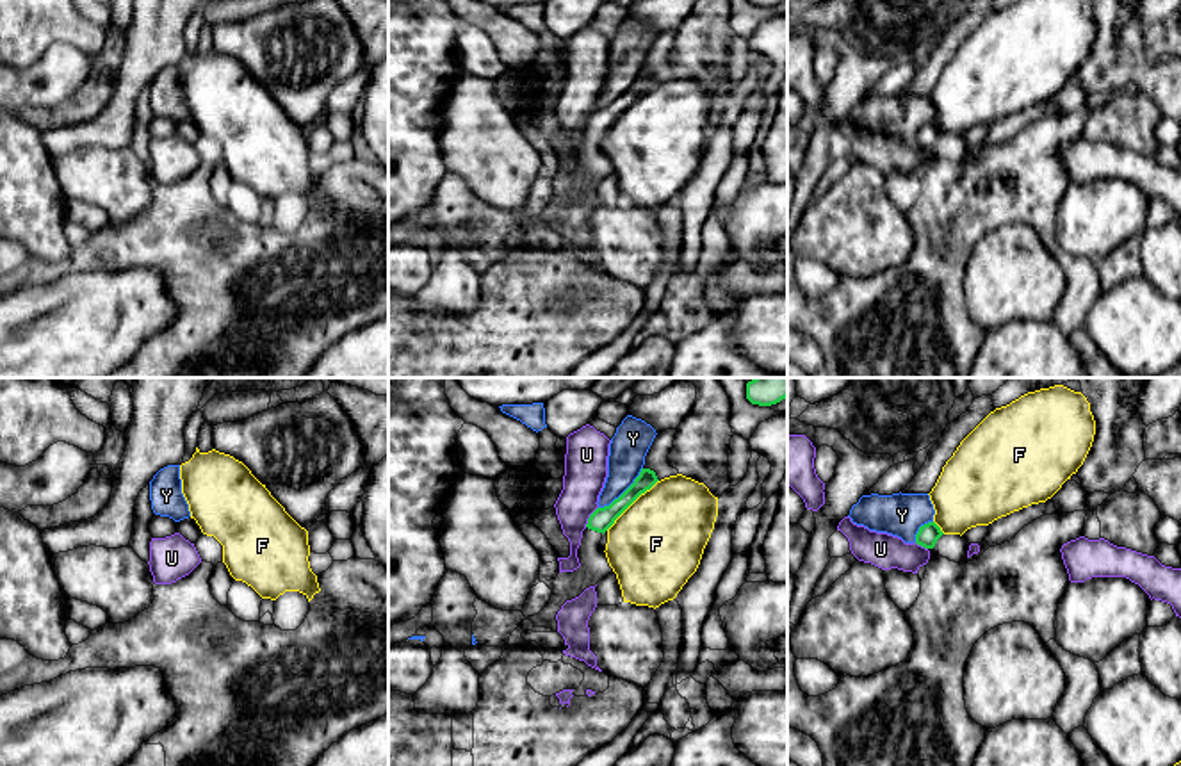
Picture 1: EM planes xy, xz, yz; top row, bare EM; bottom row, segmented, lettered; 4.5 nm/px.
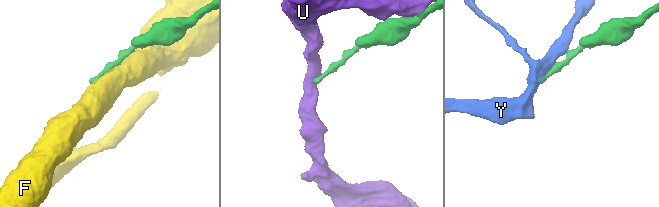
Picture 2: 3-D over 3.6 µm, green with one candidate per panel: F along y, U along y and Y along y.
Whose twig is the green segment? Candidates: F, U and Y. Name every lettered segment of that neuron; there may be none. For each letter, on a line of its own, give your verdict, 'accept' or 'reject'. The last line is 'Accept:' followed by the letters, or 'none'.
F: reject
U: reject
Y: reject
Accept: none

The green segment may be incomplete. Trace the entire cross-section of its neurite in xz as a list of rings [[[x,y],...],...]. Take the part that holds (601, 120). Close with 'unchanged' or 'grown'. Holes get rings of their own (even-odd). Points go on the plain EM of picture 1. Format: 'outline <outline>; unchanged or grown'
outline [[[641,69],[634,84],[609,107],[597,109],[582,132],[577,159],[581,167],[574,173],[561,173],[556,180],[545,182],[552,191],[550,201],[545,208],[527,217],[534,228],[547,228],[558,233],[556,216],[566,201],[579,198],[586,189],[595,187],[613,169],[607,164],[606,153],[600,148],[602,135],[615,125],[615,121],[647,91],[657,84],[657,77],[650,69]]]; grown

